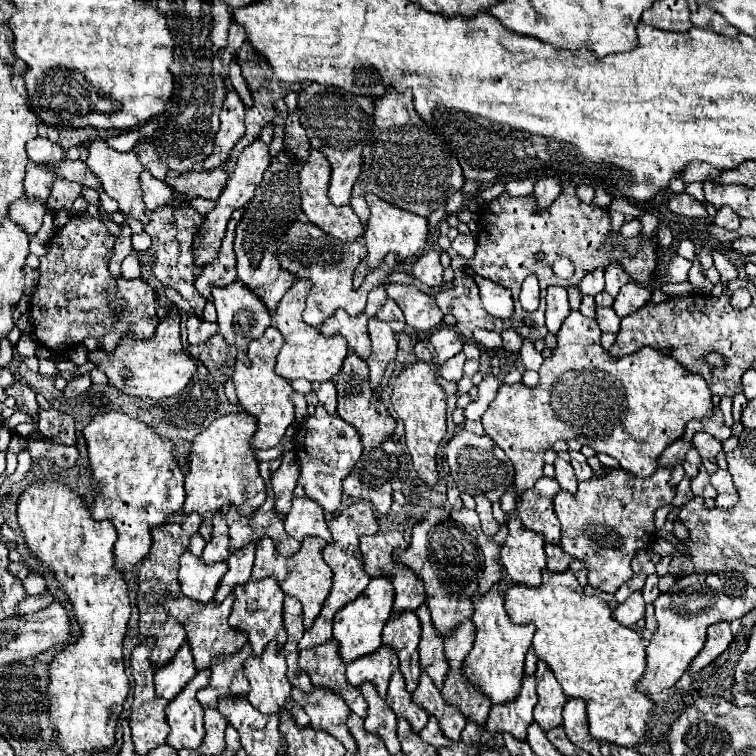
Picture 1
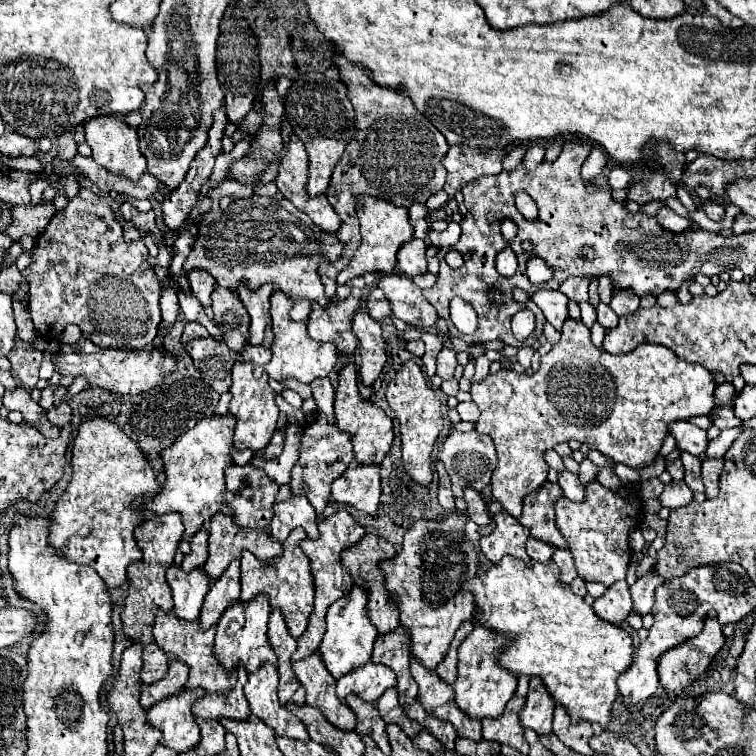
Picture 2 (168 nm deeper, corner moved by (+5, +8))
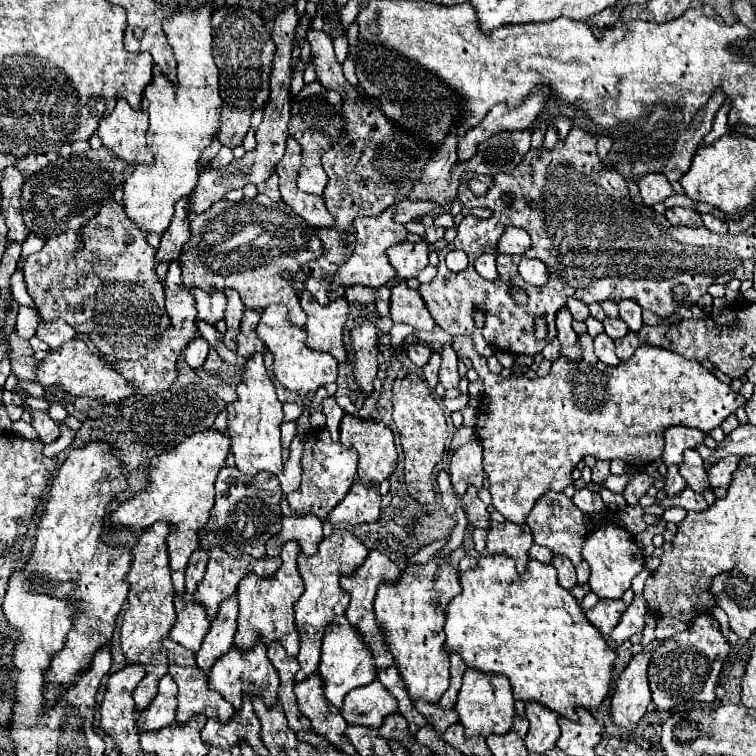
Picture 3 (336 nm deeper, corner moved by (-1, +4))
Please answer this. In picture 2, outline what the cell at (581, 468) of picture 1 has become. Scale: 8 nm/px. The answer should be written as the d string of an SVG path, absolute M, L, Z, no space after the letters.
M585 459L579 467L579 481L585 485L585 483L591 483L591 481L597 481L597 465L591 461L591 459Z

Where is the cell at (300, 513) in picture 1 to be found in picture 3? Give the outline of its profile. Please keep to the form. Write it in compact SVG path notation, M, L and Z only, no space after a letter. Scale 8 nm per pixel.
M307 513L307 515L291 515L291 517L281 517L281 531L271 537L271 541L267 543L267 553L269 557L277 557L283 543L297 539L301 545L301 551L305 555L313 555L317 551L319 541L323 539L323 531L321 531L321 519L317 519L315 515Z

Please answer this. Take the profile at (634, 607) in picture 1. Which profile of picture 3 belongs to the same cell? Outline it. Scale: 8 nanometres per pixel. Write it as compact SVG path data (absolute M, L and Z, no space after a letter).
M601 599L593 609L587 609L585 615L605 637L609 637L625 609L627 605L623 599Z

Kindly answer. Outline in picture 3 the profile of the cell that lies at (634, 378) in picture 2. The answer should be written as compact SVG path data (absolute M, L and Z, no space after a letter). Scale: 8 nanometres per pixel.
M581 333L577 343L583 351L581 361L559 357L553 361L549 375L527 379L513 375L501 377L491 373L487 359L473 351L469 337L453 337L453 349L473 361L473 367L485 387L479 405L481 415L477 415L475 431L485 449L483 469L489 475L493 507L511 523L523 525L541 495L547 491L563 491L567 485L571 485L571 471L585 455L593 455L595 459L621 459L629 467L647 467L653 463L653 459L661 457L663 433L667 427L685 425L709 433L713 427L719 427L727 415L735 413L735 409L745 403L737 391L719 381L699 361L683 359L679 353L643 345L627 363L607 367L595 357L593 339L589 333Z

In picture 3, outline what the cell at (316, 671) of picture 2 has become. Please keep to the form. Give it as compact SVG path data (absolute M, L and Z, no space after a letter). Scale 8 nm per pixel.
M313 673L305 681L297 683L295 685L295 695L297 695L299 711L311 721L313 729L319 735L323 735L329 743L333 743L337 749L345 751L347 755L353 755L355 747L345 737L347 721L343 719L341 711L335 705L327 703L321 675Z

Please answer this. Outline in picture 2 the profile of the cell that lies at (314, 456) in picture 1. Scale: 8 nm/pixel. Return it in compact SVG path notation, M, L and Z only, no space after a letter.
M317 413L315 421L309 427L305 427L301 437L301 457L291 471L291 483L289 483L291 493L305 495L309 503L315 507L315 511L321 513L329 503L331 483L345 473L351 459L353 459L353 447L351 447L349 435L341 433L335 425L329 425L325 415Z

